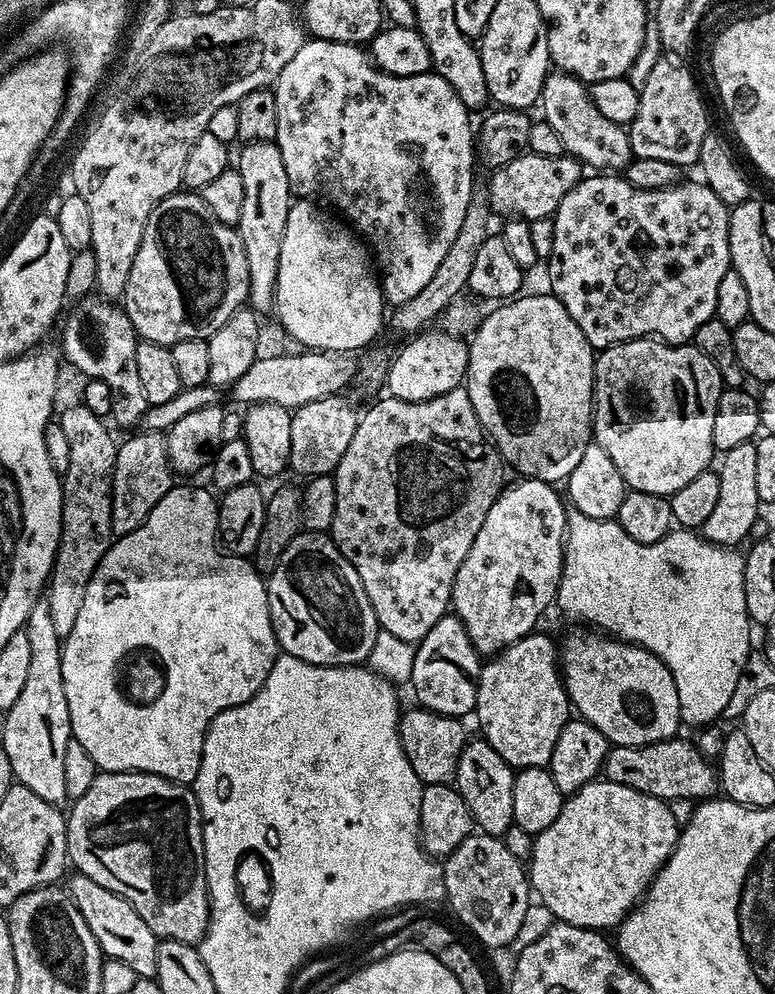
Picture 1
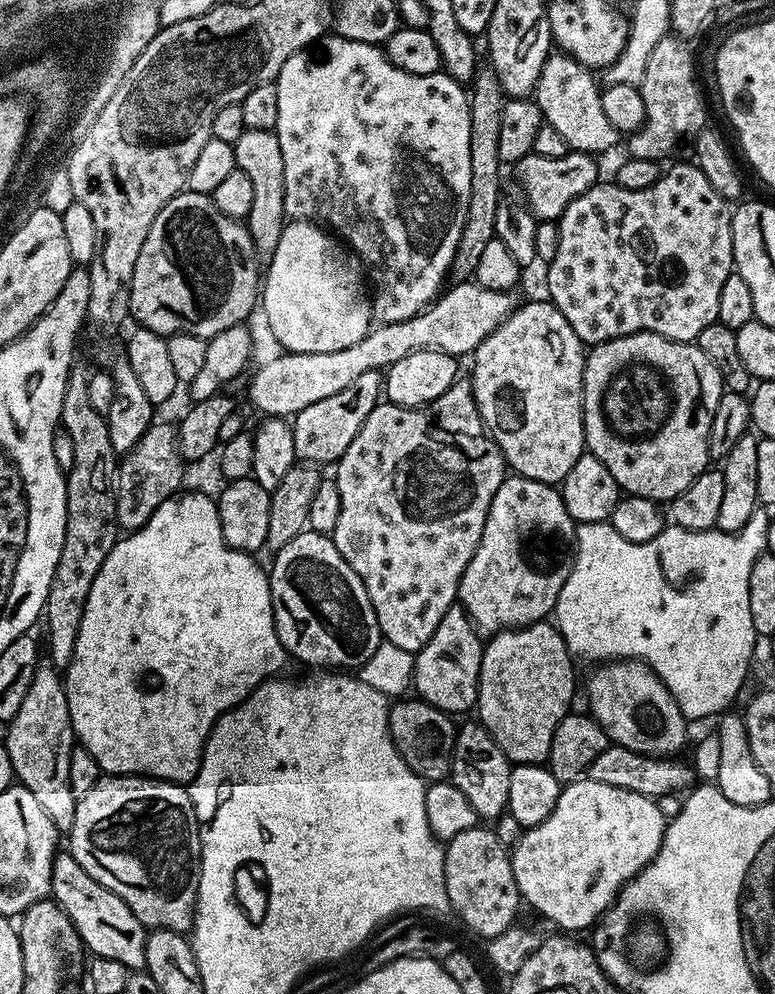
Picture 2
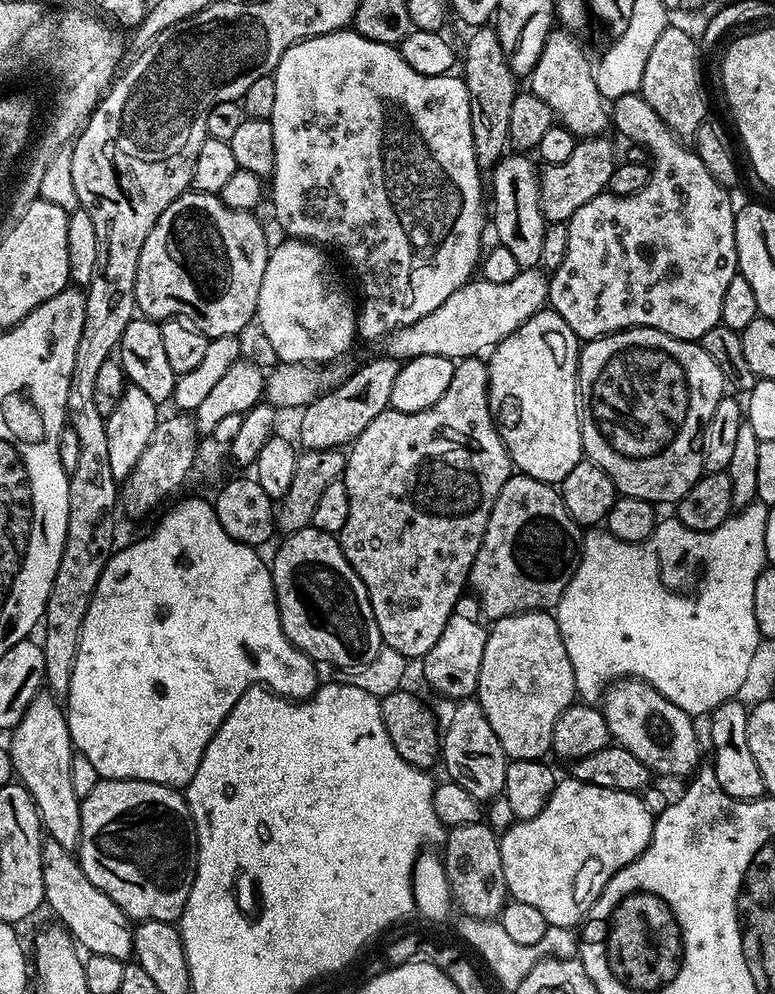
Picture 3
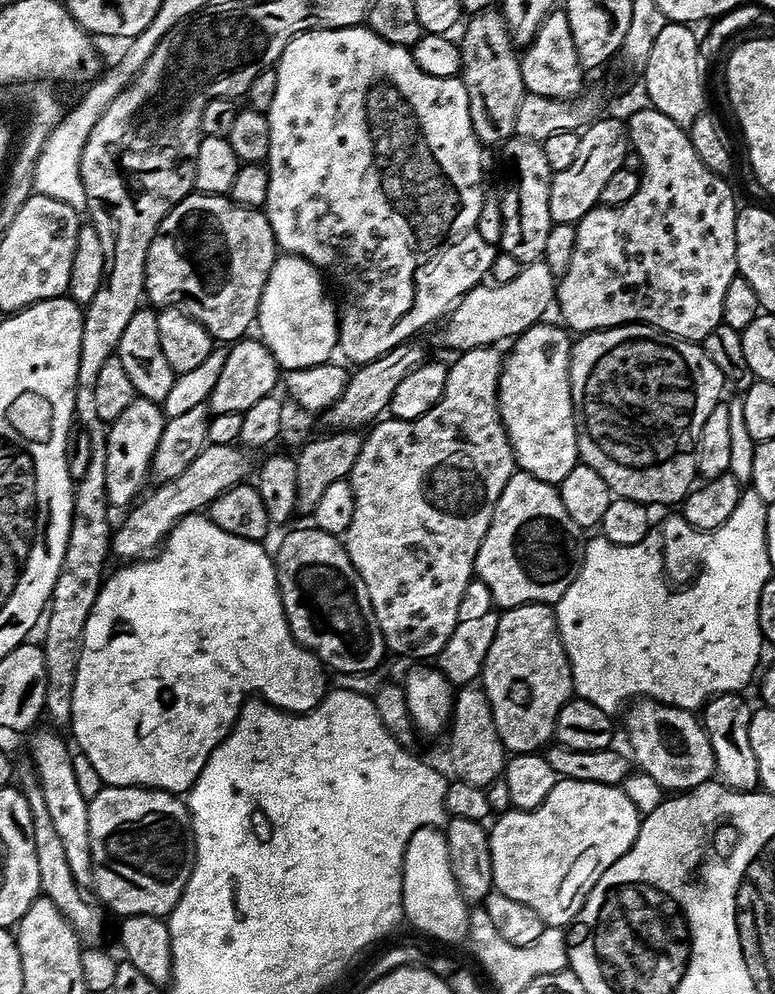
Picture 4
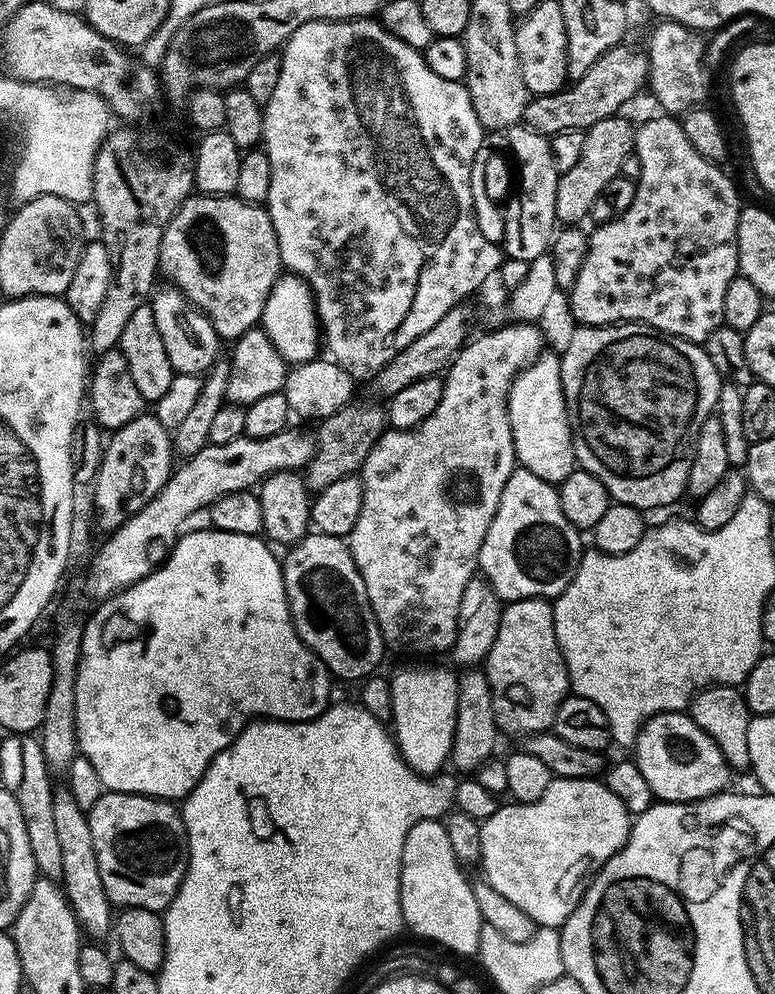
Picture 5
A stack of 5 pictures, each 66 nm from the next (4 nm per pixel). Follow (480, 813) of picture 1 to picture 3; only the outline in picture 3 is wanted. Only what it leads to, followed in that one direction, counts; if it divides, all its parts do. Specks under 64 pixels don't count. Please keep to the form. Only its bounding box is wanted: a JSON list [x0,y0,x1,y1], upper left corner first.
[442,698,509,802]

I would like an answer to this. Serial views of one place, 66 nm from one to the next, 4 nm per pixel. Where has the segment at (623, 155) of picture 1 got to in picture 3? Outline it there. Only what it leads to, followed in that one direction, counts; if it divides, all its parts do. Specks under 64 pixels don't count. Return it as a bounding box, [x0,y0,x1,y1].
[530,27,610,138]

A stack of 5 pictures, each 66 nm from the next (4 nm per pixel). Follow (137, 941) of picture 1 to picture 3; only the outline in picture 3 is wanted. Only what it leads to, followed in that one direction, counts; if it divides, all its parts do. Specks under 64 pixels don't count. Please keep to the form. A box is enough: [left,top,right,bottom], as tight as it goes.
[42,839,134,961]

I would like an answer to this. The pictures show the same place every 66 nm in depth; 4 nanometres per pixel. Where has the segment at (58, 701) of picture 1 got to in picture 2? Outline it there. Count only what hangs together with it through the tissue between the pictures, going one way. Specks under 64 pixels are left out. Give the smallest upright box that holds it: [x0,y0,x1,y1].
[6,663,77,833]

